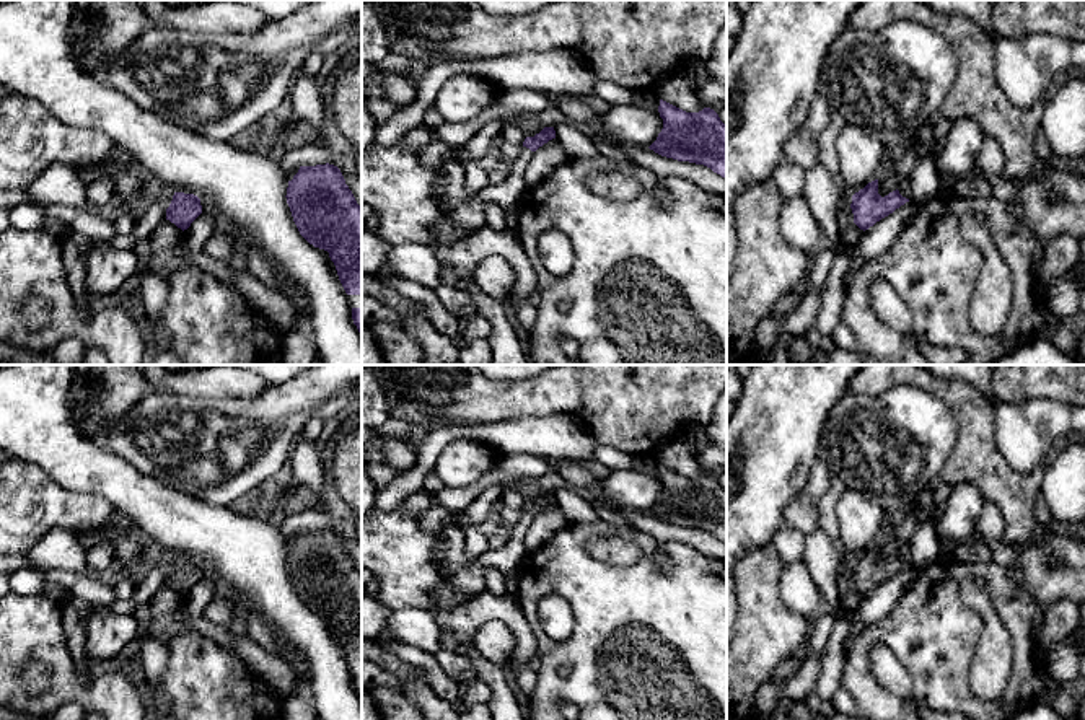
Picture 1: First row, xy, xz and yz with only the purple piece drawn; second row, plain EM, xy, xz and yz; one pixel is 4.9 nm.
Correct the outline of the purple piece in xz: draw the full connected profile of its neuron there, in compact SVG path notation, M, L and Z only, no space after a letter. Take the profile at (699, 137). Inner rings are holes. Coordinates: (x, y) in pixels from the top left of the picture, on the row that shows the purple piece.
M660 99L658 112L663 129L650 150L678 161L704 165L727 179L727 125L714 109L686 112Z

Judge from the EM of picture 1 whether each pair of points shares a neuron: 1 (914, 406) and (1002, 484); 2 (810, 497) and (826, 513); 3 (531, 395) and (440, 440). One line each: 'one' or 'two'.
1: two
2: two
3: two

